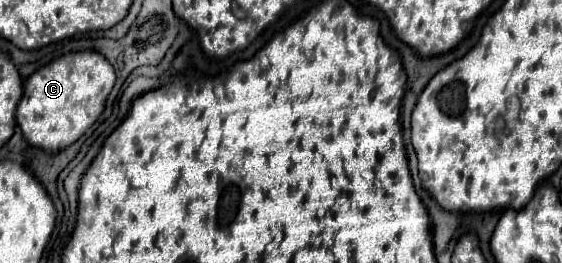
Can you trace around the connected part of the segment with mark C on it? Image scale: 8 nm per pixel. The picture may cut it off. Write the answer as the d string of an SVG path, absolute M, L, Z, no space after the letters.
M96 51L64 55L32 73L24 83L24 95L16 109L16 123L24 139L38 149L60 153L78 141L102 115L106 99L114 87L112 65Z

